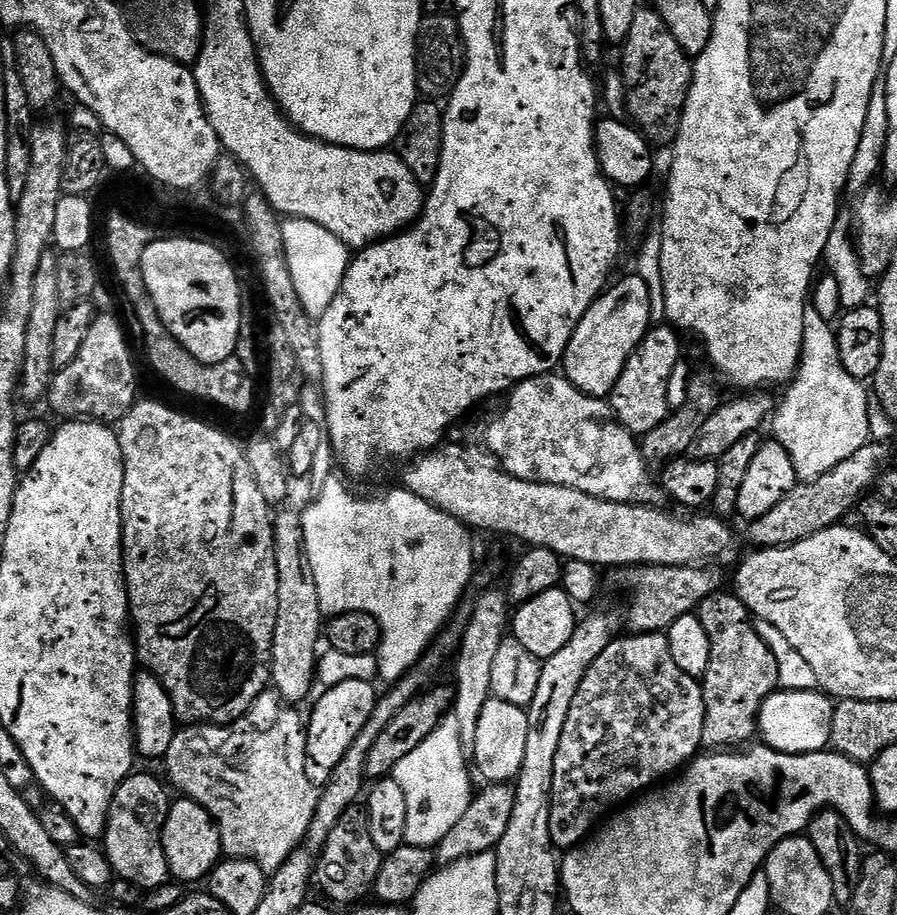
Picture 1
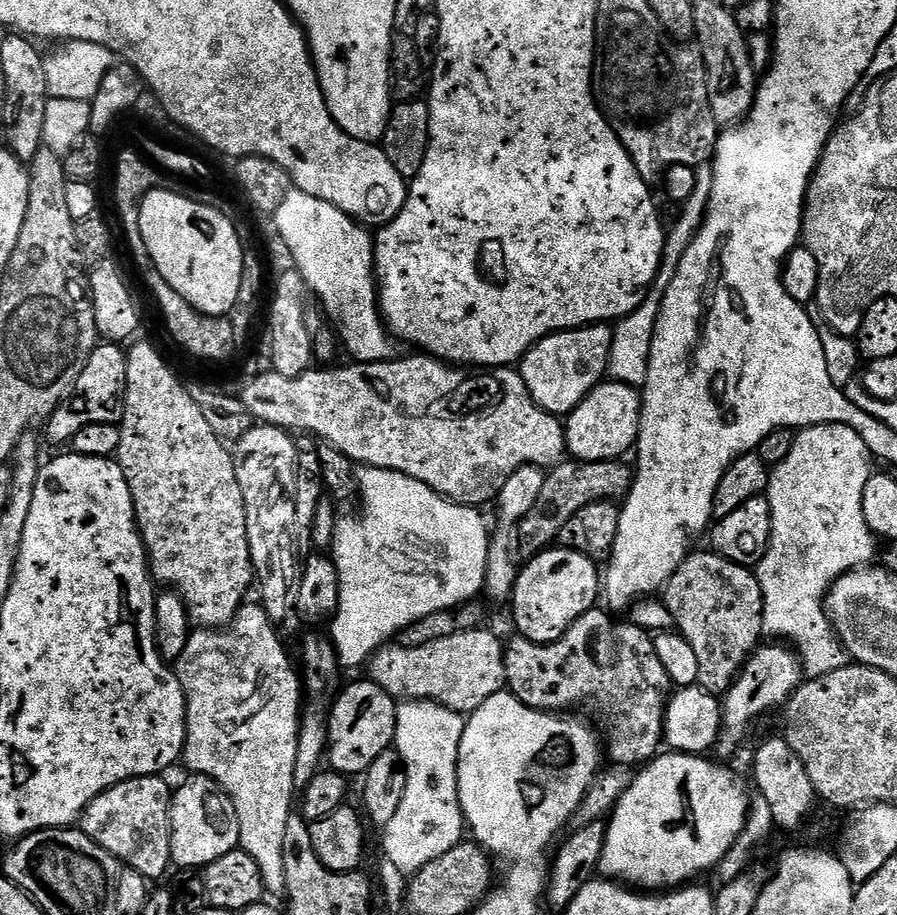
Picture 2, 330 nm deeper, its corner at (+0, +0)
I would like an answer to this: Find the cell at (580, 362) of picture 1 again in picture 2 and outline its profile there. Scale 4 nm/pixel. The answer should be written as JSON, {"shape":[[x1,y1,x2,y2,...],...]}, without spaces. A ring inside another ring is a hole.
{"shape":[[607,323,589,324,566,332,553,332,539,340,518,364,534,403,553,416,567,417,605,379,612,353,612,333]]}

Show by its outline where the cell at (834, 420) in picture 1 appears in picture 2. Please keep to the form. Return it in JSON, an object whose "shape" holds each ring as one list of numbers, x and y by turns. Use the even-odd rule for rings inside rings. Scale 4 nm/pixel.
{"shape":[[819,424,813,428,806,428,796,432,796,441,792,449,790,449,789,456,786,457,786,462,775,465,768,477,766,499,772,515,772,533,770,534,770,542,768,543,766,554,754,568,764,595,764,636,771,638,773,641,787,642,791,645,799,655,803,675,809,680,825,676,826,674,834,674,834,670,842,670,850,663,850,657,844,648,843,642,838,639,832,624,828,620,826,601,828,599,828,589,836,581,842,579,848,572,855,572,856,569,871,565,875,561,872,559,876,556,878,540,877,537,872,535,870,526,866,526,866,514,862,514,862,493,866,490,866,482,870,482,870,478,874,474,872,464,874,465,874,460,873,457,868,455,866,442,854,430,850,430,850,426]]}

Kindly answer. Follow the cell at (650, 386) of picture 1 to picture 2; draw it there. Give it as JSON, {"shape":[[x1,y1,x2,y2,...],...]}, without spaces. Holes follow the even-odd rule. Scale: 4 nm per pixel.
{"shape":[[601,382,577,408,568,413,564,437,577,461,620,460,631,453,640,436,641,393,629,384]]}

